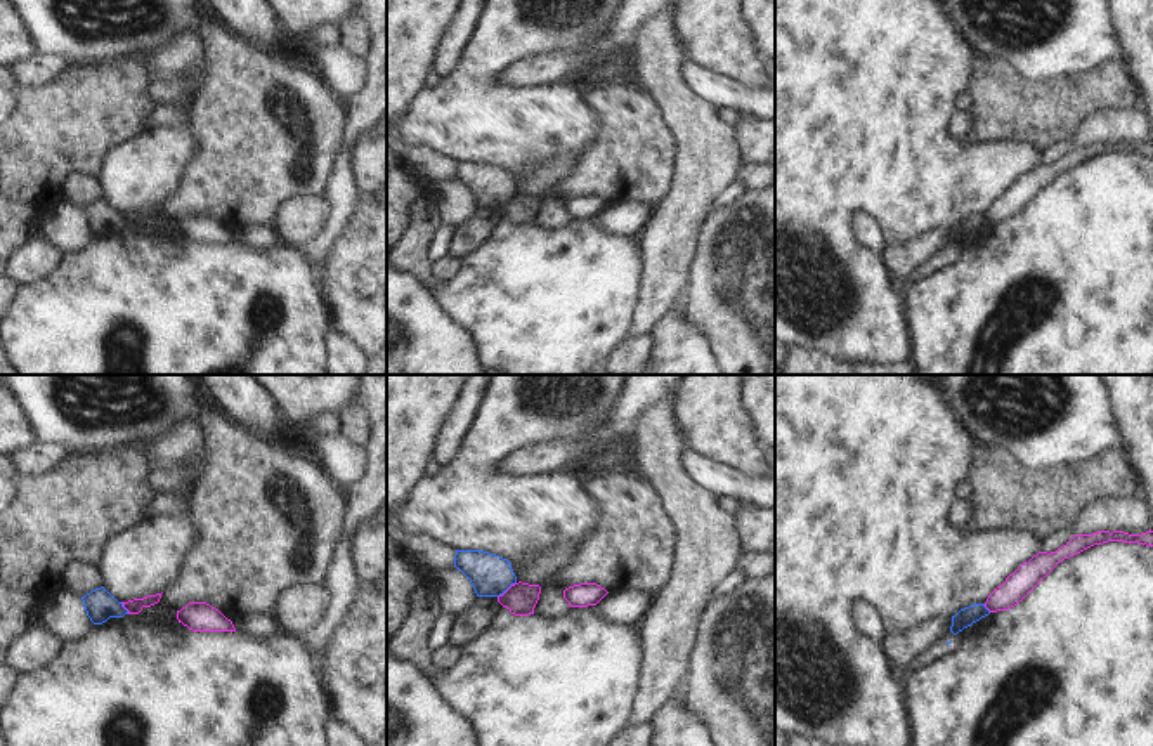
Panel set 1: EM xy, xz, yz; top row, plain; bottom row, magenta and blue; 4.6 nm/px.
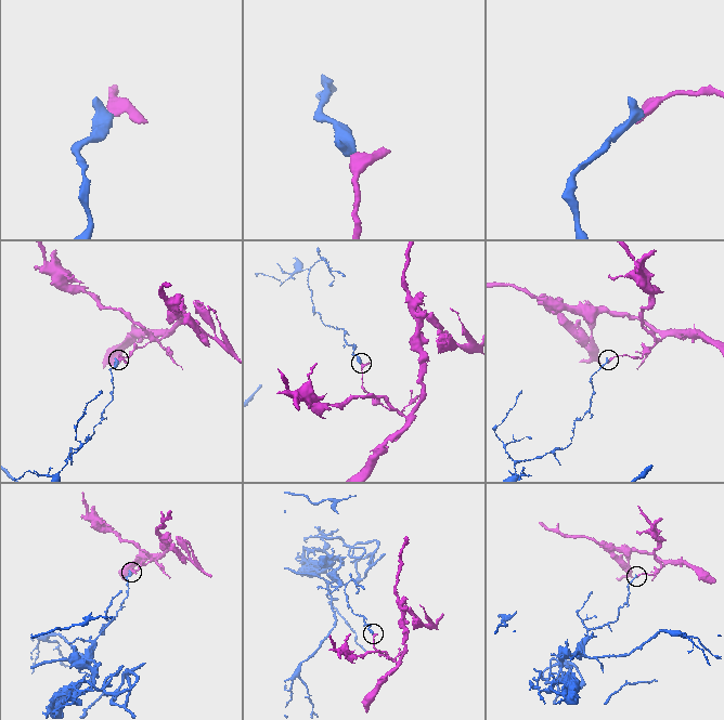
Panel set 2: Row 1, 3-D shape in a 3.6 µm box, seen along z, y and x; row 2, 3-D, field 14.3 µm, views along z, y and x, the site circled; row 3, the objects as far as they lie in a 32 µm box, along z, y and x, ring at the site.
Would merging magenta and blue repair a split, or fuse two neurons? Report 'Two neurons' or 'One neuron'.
Two neurons

